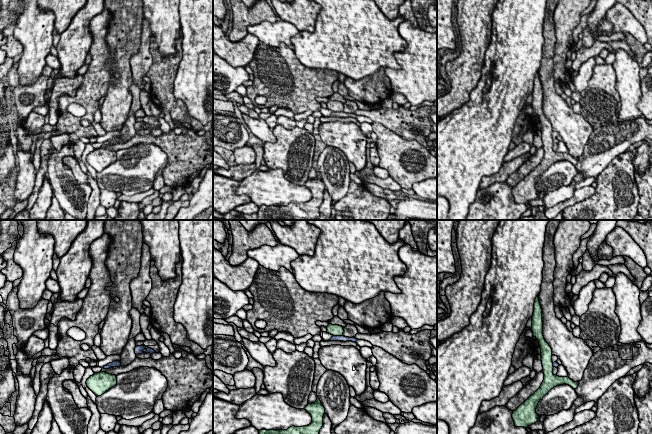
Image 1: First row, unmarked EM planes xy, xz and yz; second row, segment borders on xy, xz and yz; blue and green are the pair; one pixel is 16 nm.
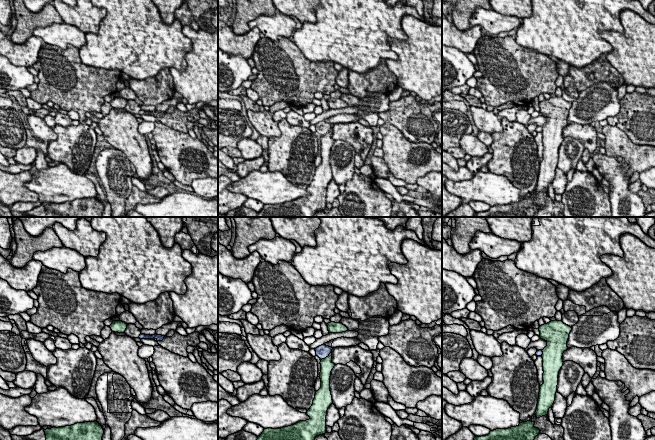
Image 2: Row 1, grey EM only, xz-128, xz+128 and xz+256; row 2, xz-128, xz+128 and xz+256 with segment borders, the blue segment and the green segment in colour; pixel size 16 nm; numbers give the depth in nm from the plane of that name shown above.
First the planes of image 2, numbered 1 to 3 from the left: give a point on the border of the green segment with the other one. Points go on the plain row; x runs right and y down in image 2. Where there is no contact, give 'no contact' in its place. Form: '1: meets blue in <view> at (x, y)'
1: no contact
2: meets blue in xz+128 at (326, 132)
3: meets blue in xz+256 at (542, 129)

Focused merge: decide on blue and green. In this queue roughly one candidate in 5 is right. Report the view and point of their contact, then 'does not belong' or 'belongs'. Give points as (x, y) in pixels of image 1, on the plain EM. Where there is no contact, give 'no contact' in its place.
contact xz (337, 112); does not belong

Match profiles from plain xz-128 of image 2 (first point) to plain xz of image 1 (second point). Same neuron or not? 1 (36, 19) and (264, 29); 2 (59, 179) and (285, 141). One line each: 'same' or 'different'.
1: different
2: different

